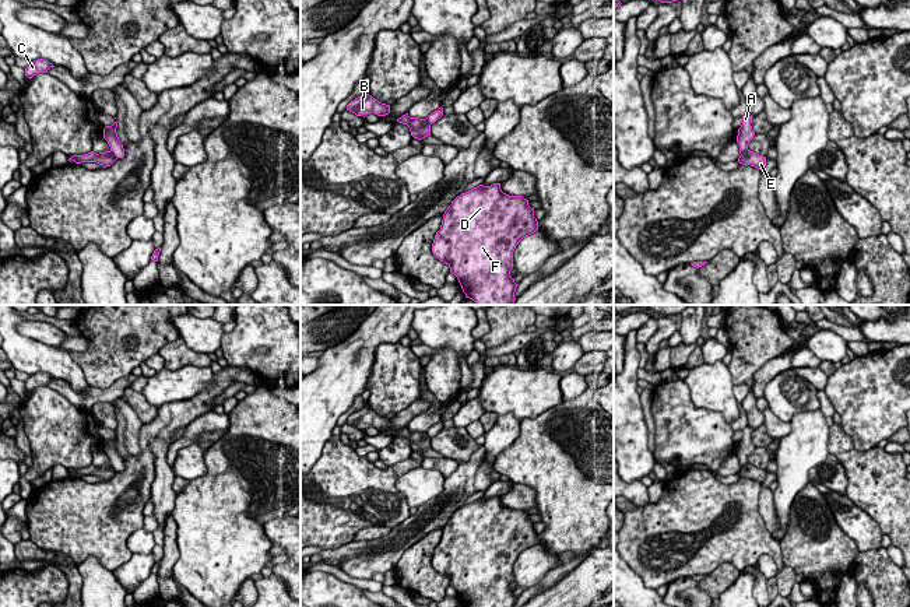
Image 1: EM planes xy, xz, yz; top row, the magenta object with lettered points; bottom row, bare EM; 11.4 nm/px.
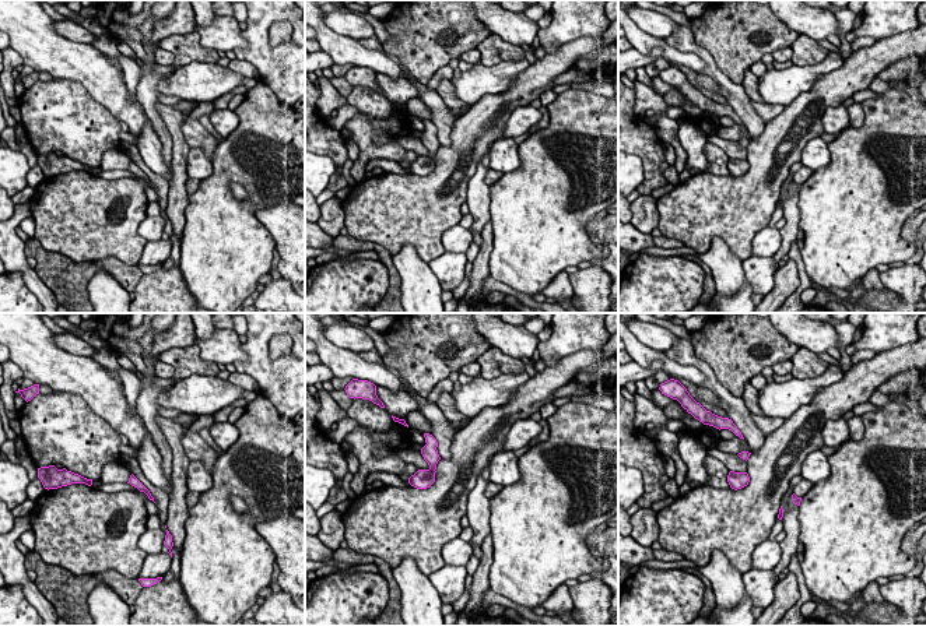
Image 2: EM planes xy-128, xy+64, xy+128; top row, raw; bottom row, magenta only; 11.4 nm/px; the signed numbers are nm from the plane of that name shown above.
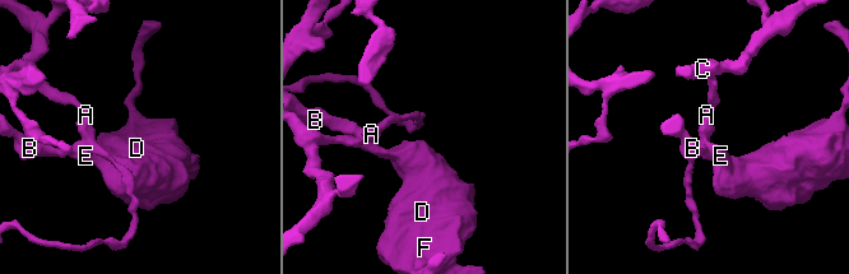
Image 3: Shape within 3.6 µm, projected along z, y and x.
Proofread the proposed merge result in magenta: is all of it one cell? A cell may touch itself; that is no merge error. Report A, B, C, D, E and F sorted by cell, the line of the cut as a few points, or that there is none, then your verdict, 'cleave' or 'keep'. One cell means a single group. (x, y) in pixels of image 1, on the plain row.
A C / B D E F | xy (109, 465), (116, 472) | cleave

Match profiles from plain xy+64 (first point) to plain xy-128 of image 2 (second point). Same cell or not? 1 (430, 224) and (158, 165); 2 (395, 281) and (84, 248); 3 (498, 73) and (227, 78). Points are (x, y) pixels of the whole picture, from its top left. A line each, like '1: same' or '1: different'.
1: different
2: different
3: same

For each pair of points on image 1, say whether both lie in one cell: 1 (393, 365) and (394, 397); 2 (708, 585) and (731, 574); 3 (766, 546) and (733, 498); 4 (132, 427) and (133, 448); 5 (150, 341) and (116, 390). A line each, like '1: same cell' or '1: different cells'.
1: same cell
2: same cell
3: same cell
4: same cell
5: different cells

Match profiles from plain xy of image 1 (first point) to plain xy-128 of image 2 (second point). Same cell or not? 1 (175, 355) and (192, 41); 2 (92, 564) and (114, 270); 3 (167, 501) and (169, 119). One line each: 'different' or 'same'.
1: same
2: different
3: different

